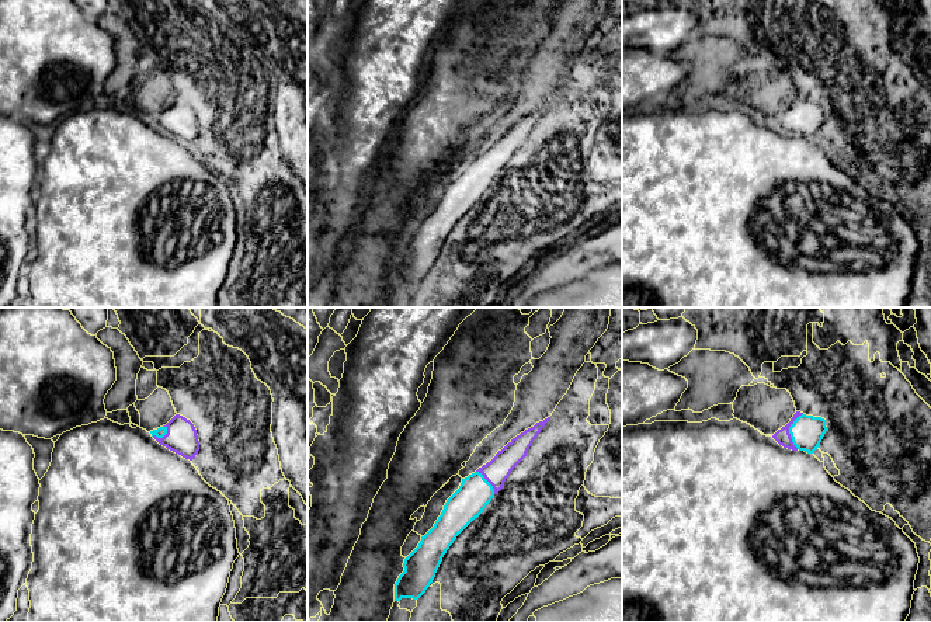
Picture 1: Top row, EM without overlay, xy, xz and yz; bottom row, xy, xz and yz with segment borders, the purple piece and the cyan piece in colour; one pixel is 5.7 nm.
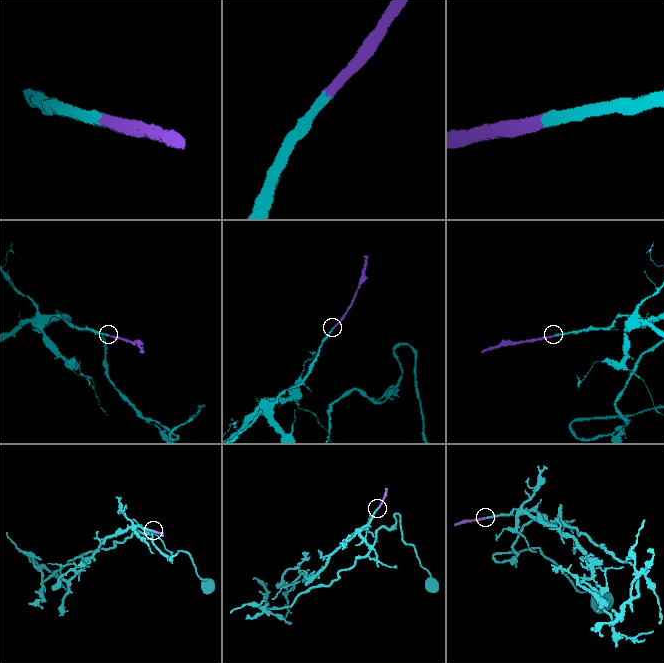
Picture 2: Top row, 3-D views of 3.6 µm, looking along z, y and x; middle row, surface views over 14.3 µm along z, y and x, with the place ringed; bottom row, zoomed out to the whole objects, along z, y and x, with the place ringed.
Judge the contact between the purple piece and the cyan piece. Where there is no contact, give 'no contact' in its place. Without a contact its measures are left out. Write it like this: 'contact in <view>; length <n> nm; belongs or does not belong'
contact in yz; length 220 nm; belongs

